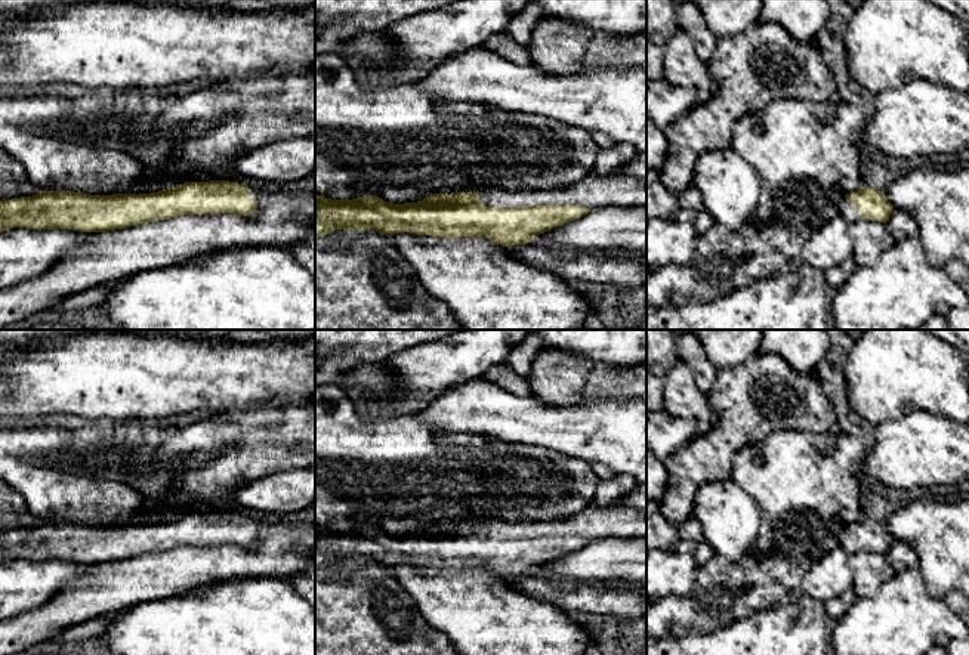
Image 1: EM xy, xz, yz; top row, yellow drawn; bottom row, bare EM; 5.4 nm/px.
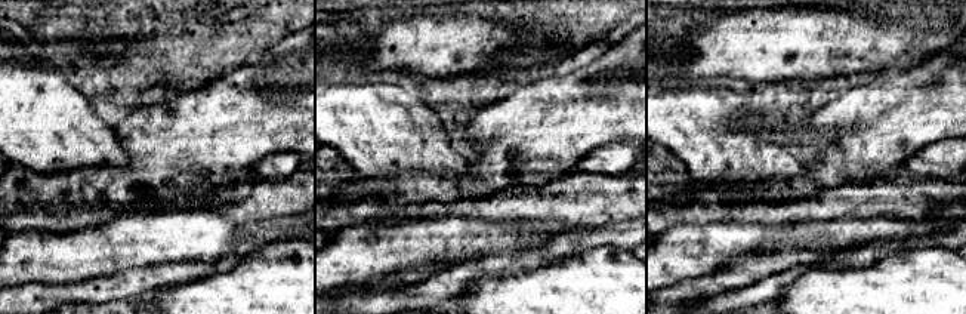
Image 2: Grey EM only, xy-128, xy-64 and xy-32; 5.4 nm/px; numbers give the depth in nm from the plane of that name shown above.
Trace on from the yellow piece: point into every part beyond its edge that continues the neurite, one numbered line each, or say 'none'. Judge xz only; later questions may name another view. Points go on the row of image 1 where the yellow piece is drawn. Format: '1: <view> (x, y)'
1: xz (593, 191)

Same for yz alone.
1: yz (848, 210)

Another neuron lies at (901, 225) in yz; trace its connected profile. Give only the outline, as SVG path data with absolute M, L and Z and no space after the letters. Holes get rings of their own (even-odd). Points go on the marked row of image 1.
M899 208L892 210L886 226L895 241L919 237L919 226L914 217L910 213Z

